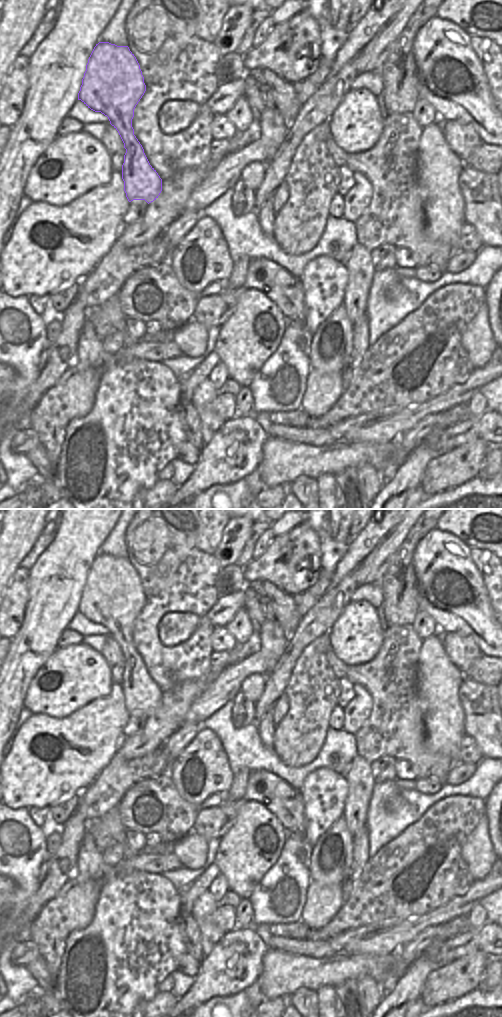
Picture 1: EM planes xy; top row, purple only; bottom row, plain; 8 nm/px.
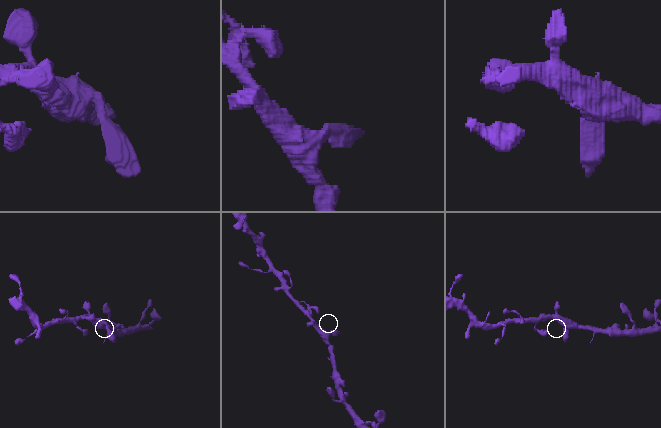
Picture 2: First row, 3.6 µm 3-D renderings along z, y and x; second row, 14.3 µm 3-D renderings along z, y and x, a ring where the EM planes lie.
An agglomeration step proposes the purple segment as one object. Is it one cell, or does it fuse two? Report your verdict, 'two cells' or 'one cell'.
one cell

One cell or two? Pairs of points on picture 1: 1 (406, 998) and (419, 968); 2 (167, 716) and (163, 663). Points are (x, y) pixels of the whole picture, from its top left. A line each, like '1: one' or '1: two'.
1: one
2: two

